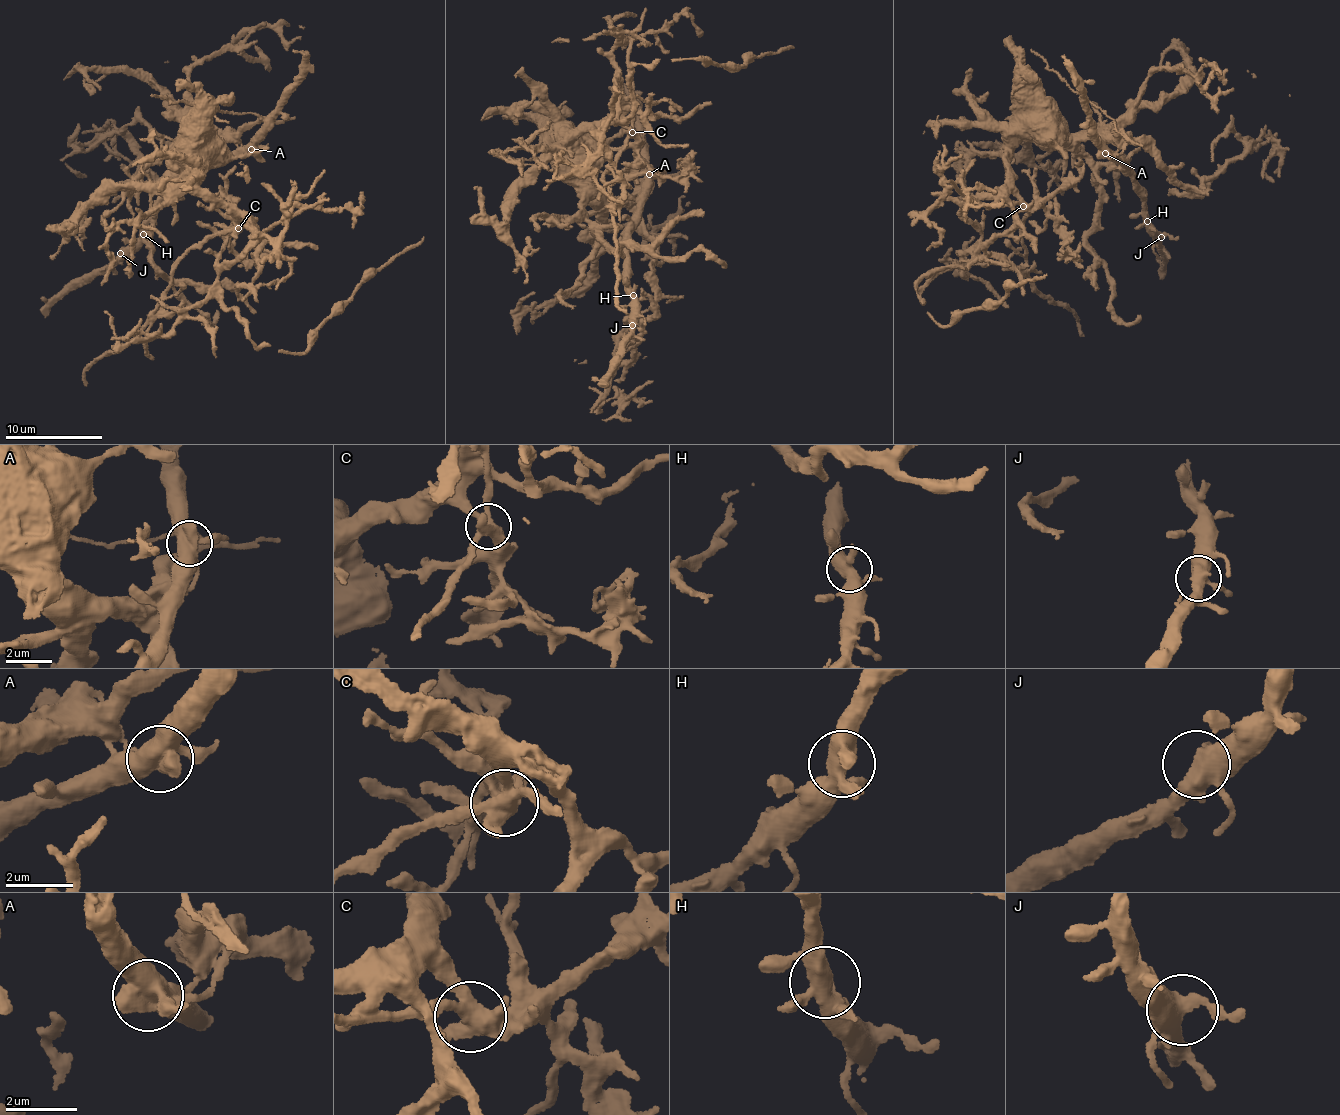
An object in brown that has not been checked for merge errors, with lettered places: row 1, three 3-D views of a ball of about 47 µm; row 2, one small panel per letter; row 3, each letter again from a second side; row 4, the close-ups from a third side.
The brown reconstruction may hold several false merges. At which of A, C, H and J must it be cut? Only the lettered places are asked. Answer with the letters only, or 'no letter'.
A, C

